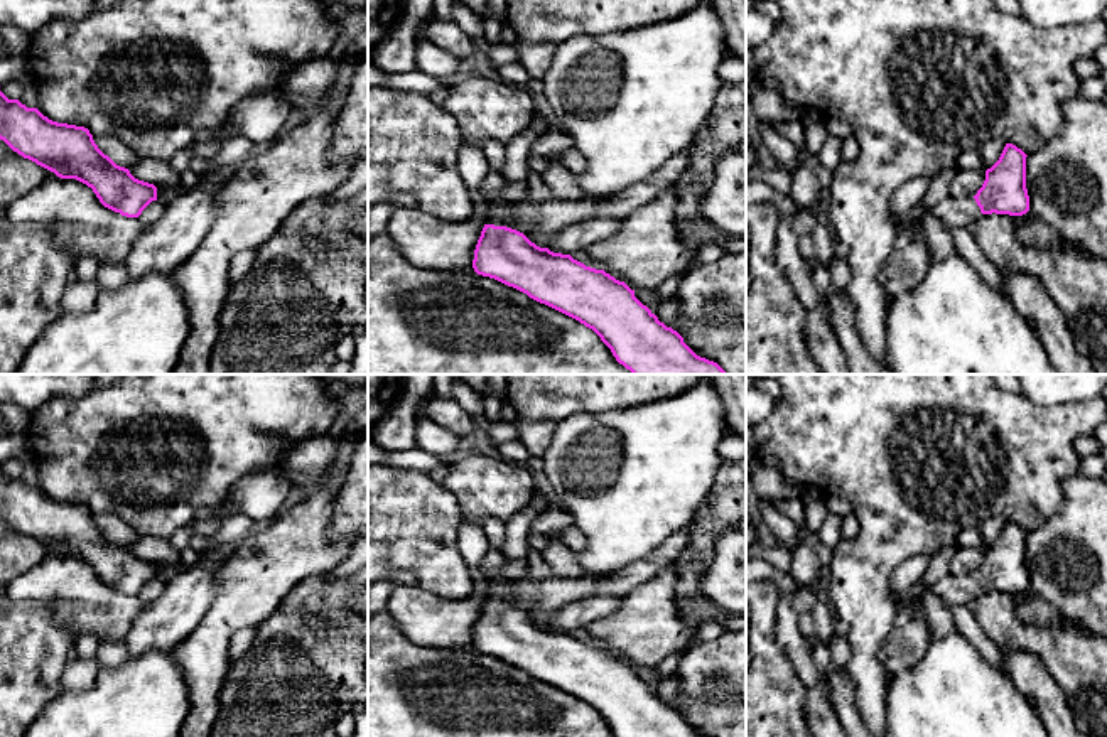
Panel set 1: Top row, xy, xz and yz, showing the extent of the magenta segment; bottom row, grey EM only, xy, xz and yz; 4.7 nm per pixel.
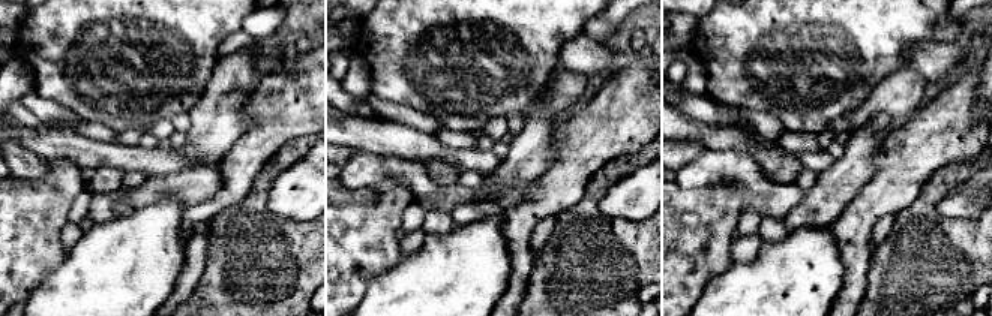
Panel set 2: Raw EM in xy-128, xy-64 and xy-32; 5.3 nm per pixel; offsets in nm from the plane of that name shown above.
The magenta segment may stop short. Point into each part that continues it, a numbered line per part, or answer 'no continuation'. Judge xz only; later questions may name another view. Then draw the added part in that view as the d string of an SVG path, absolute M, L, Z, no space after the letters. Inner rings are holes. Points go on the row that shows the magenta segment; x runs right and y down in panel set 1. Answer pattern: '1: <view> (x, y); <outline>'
1: xz (513, 193); M526 180L511 182L501 192L494 196L479 196L478 201L486 202L491 207L491 216L486 224L506 226L508 224L508 207L523 201L530 191Z

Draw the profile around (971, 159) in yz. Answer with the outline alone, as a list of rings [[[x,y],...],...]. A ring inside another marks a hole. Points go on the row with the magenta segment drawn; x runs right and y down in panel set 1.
[[[967,150],[957,155],[955,165],[958,169],[970,169],[970,170],[987,170],[984,167],[982,157],[975,150]]]

